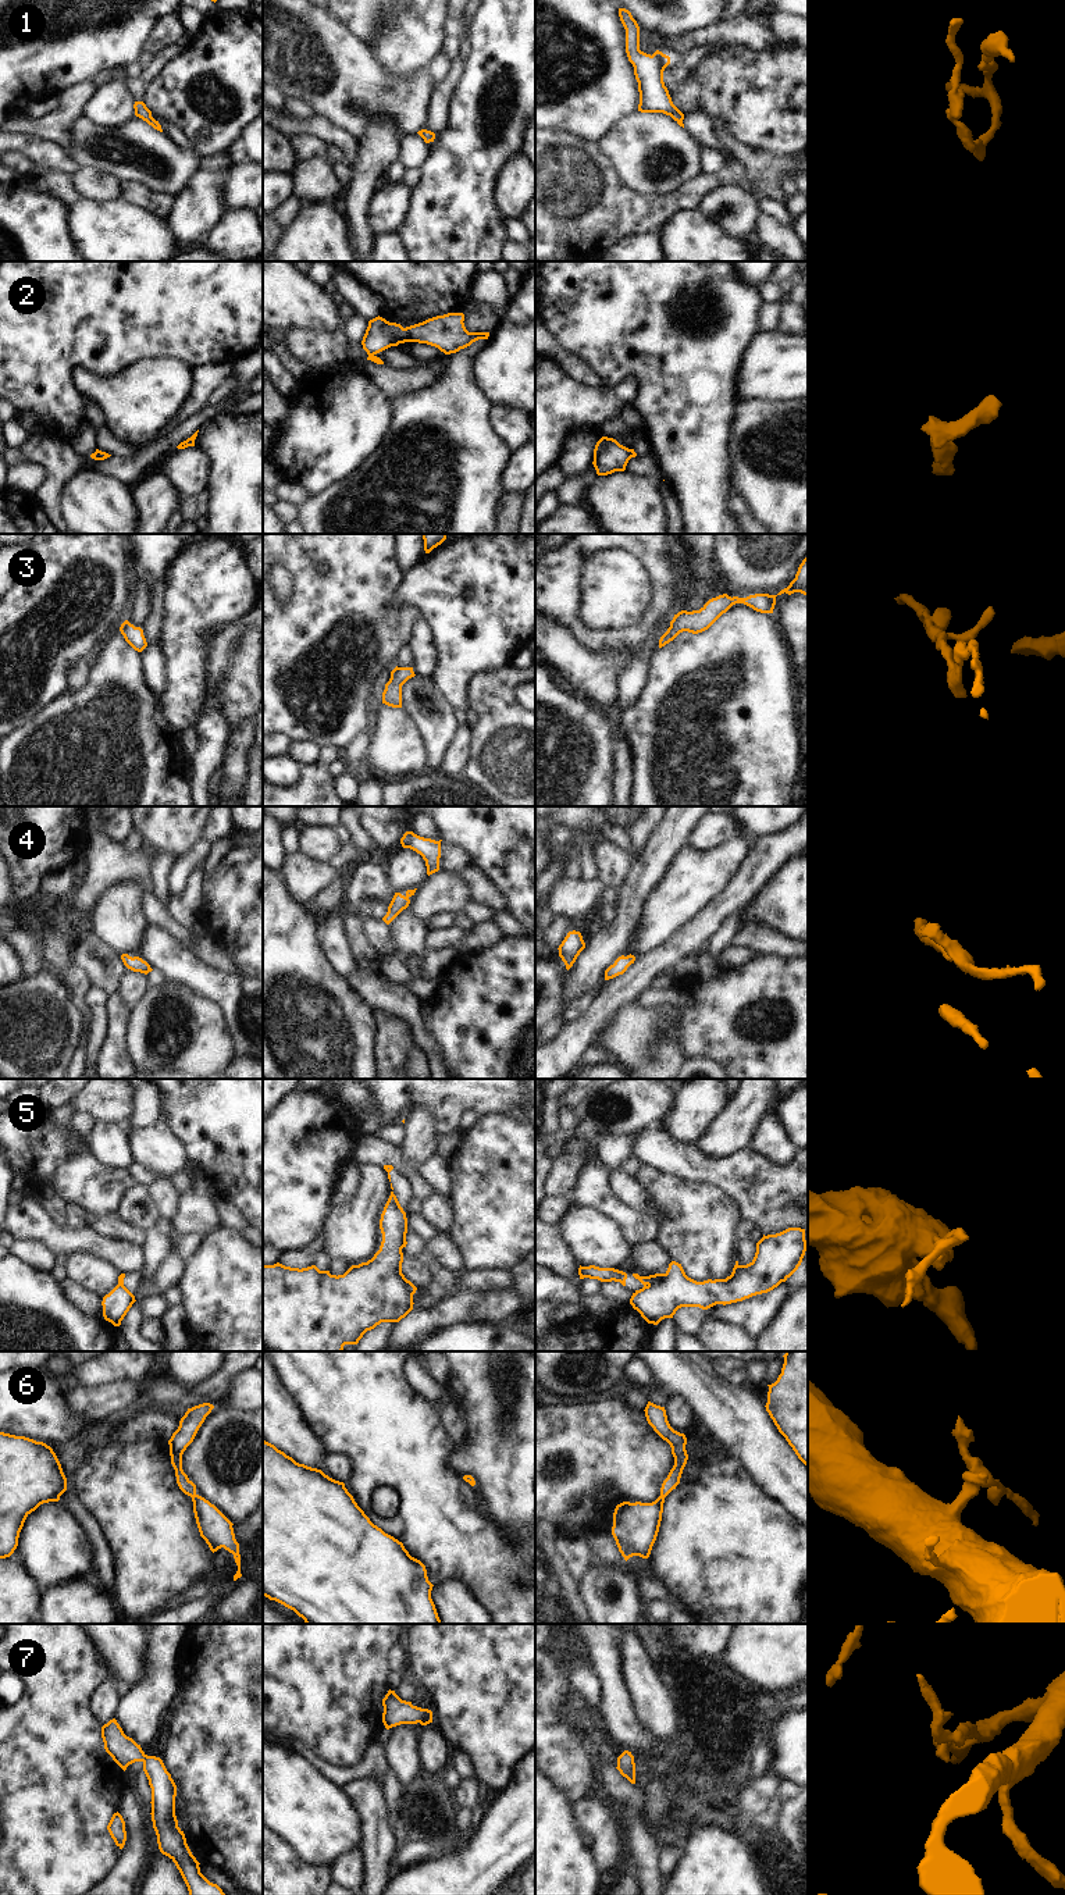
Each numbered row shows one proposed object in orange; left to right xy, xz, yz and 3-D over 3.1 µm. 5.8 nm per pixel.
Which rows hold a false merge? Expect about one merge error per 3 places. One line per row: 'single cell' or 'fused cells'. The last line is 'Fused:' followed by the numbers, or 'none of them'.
1: single cell
2: fused cells
3: single cell
4: single cell
5: fused cells
6: single cell
7: single cell
Fused: 2, 5

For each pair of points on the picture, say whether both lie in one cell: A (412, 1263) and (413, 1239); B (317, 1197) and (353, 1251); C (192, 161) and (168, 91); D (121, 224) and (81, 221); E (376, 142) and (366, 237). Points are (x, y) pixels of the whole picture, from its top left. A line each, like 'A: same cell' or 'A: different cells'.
A: different cells
B: different cells
C: different cells
D: same cell
E: same cell

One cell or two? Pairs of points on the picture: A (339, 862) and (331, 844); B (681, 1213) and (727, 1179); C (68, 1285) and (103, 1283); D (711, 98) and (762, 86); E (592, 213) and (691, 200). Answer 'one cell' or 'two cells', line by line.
A: two cells
B: two cells
C: two cells
D: one cell
E: one cell

